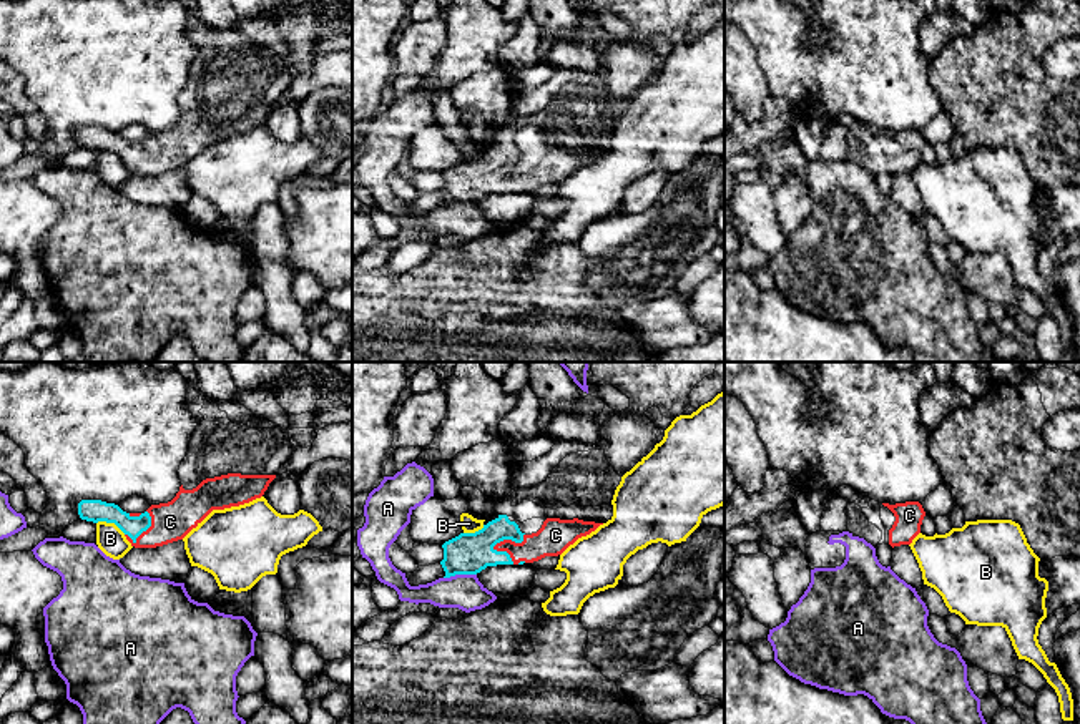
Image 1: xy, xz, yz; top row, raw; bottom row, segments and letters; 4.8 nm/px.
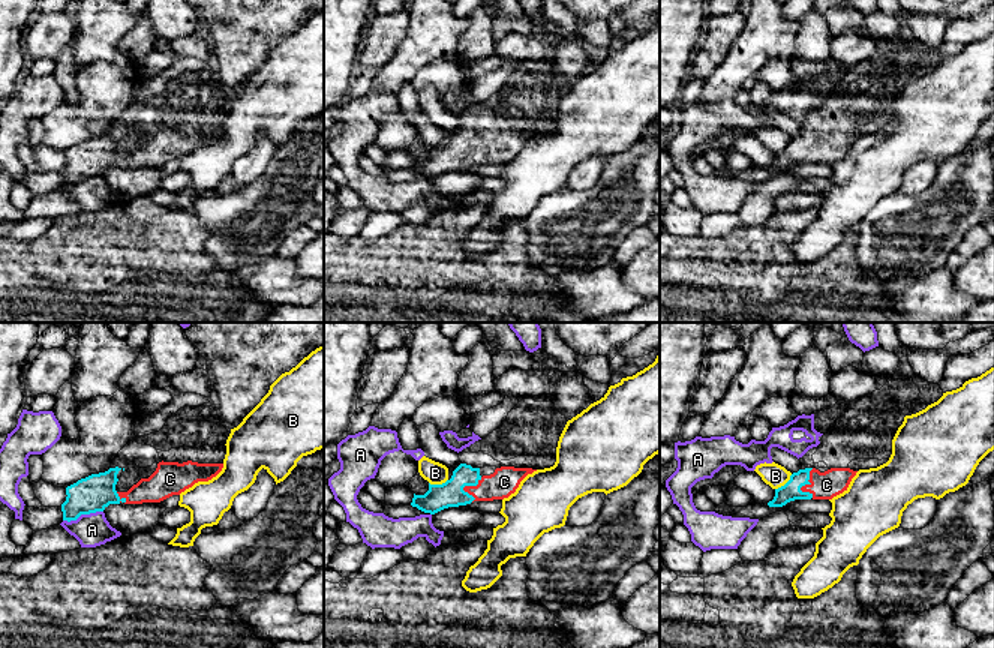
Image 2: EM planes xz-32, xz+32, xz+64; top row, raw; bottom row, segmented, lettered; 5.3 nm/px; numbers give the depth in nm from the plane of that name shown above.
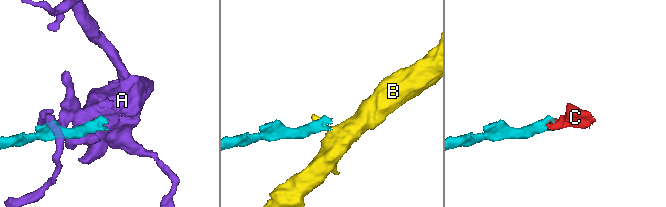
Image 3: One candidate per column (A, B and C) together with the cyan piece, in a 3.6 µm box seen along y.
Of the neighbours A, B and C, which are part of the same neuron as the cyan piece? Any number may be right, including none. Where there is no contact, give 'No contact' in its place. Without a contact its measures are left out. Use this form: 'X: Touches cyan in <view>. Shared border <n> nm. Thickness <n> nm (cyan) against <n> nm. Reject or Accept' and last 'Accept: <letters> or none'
A: Touches cyan in xz. Shared border 160 nm. Thickness 200 nm (cyan) against 170 nm. Reject
B: Touches cyan in xy. Shared border 160 nm. Thickness 110 nm (cyan) against 140 nm. Reject
C: Touches cyan in xz. Shared border 180 nm. Thickness 200 nm (cyan) against 160 nm. Accept
Accept: C

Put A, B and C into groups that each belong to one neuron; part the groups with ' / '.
A / B / C

